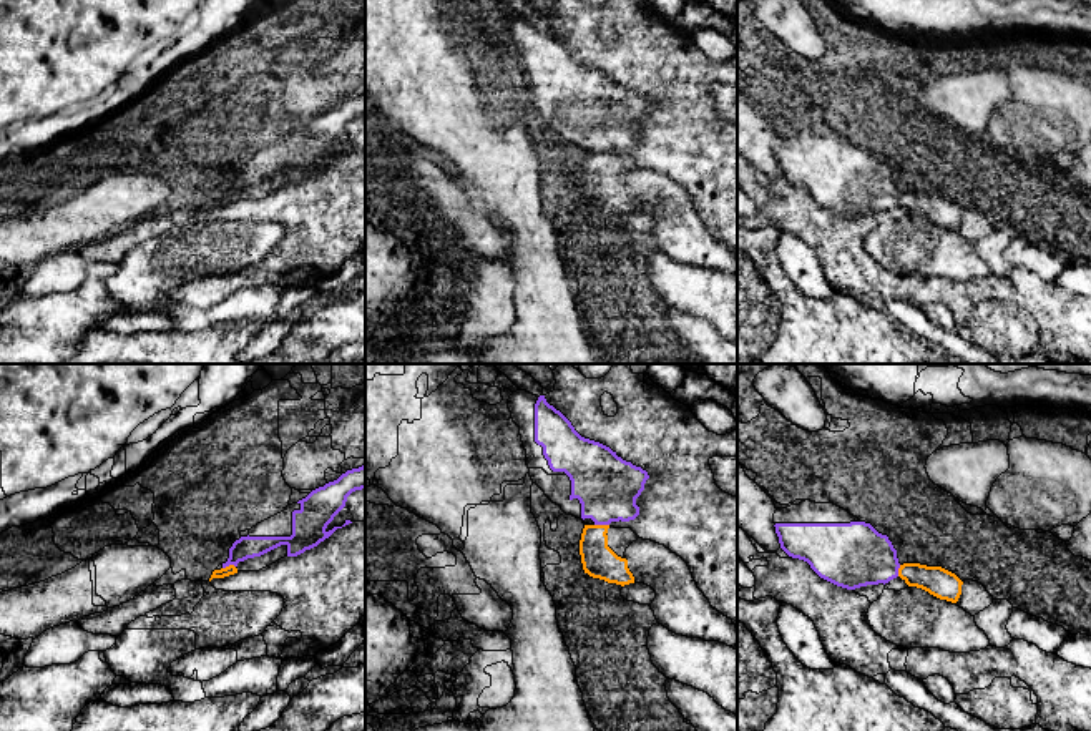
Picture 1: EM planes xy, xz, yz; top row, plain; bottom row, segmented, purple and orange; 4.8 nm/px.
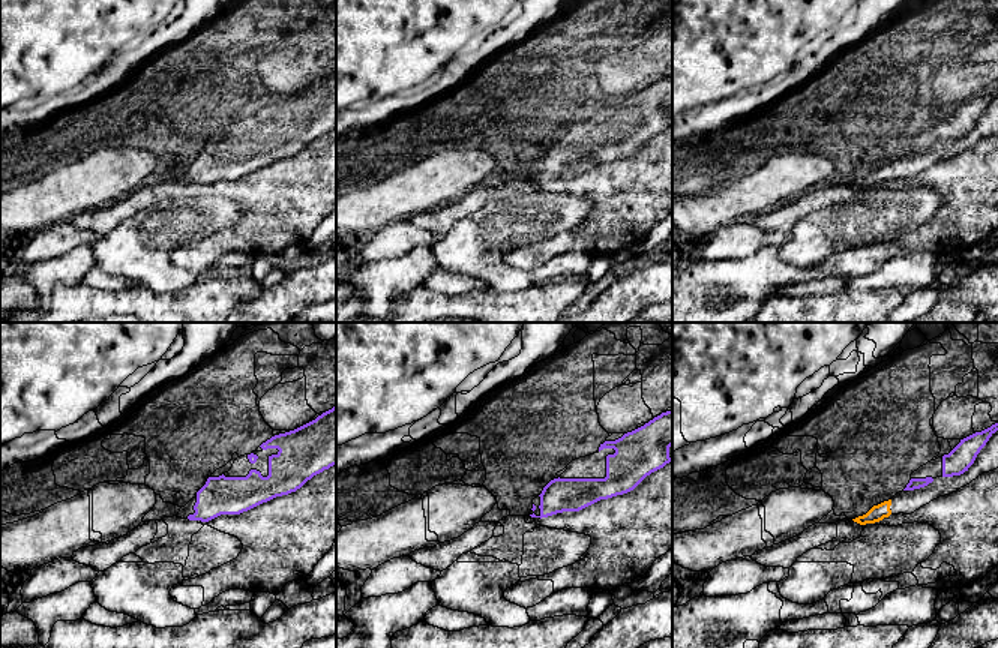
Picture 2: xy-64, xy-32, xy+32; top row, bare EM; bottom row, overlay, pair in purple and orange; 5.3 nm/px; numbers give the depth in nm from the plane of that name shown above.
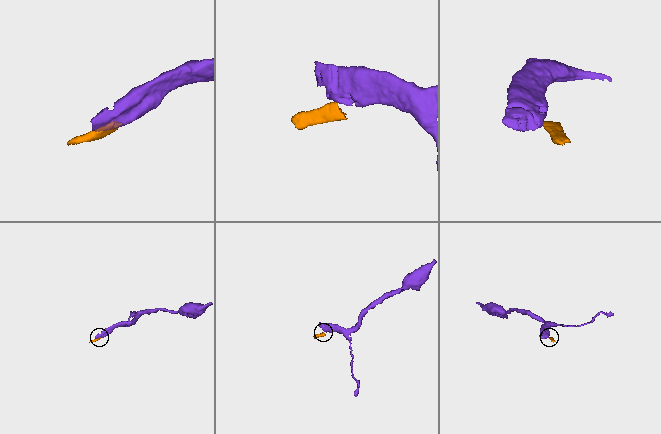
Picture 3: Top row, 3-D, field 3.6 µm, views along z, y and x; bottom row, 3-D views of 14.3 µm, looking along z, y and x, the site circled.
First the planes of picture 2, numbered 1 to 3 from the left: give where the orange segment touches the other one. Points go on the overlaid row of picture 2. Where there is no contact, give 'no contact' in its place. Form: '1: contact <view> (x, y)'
1: no contact
2: no contact
3: no contact

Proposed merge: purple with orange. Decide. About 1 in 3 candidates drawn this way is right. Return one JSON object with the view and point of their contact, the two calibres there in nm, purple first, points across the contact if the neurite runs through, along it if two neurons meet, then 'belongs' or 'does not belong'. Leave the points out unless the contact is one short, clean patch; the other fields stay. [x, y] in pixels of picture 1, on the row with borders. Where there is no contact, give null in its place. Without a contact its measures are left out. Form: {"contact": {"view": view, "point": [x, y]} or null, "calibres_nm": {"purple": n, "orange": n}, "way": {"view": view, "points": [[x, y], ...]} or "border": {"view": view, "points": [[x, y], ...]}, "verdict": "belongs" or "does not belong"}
{"contact": {"view": "xz", "point": [601, 524]}, "calibres_nm": {"purple": 300, "orange": 160}, "border": {"view": "xz", "points": [[595, 524], [608, 525]]}, "verdict": "does not belong"}

